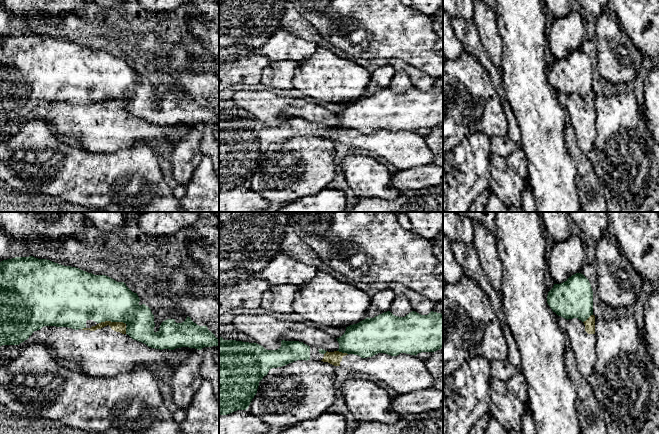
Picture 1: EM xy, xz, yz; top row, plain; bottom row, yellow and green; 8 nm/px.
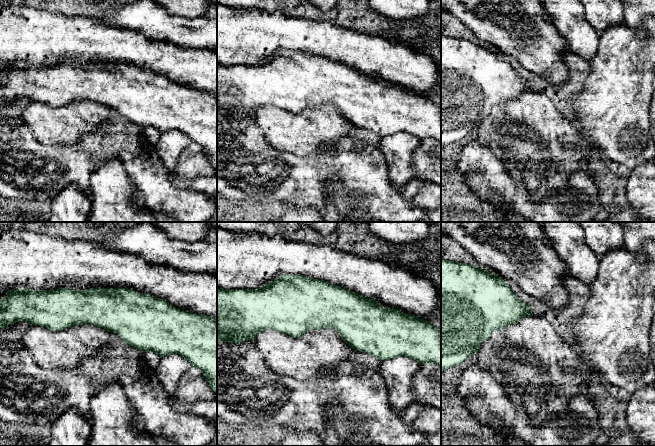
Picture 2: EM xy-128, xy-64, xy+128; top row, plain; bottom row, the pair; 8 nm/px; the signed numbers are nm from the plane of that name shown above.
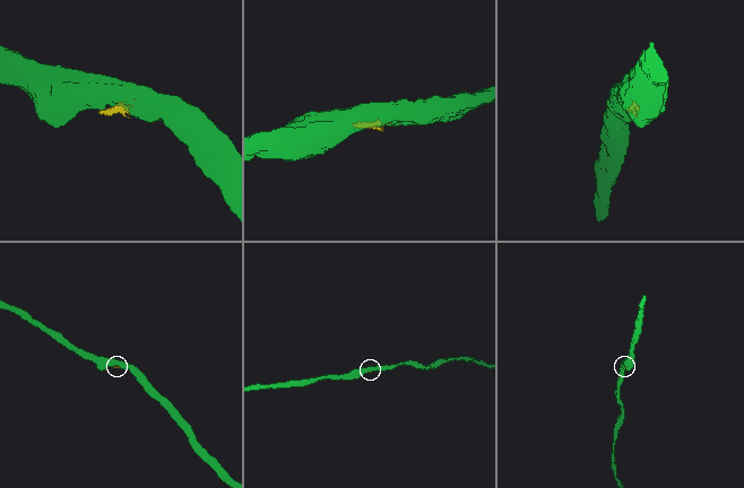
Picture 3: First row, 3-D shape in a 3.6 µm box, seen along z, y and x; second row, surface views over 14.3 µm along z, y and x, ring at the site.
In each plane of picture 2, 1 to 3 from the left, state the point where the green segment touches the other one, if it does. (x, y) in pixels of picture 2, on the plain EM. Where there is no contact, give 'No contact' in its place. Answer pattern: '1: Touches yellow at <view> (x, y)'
1: No contact
2: No contact
3: No contact

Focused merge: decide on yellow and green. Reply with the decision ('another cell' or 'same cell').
another cell

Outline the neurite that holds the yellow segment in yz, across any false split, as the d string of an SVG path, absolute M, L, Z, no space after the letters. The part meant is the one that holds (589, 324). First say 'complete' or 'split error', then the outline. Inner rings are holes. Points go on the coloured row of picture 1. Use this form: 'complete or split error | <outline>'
split error | M591 315L584 322L578 318L568 319L566 333L575 354L577 368L588 378L597 361L595 316Z

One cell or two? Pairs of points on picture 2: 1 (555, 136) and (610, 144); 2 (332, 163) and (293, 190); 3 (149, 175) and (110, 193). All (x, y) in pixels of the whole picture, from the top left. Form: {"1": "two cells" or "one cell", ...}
{"1": "two cells", "2": "one cell", "3": "two cells"}

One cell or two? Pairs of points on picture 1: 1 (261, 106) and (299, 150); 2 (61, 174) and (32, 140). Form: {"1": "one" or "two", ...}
{"1": "two", "2": "one"}

